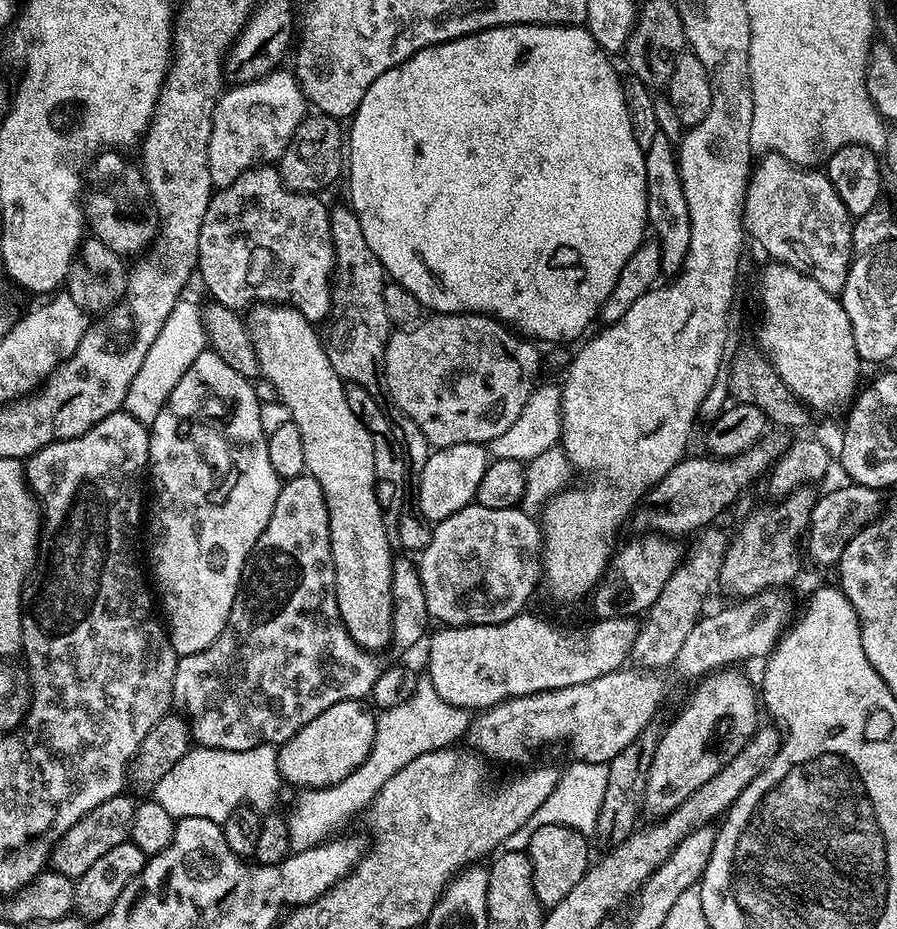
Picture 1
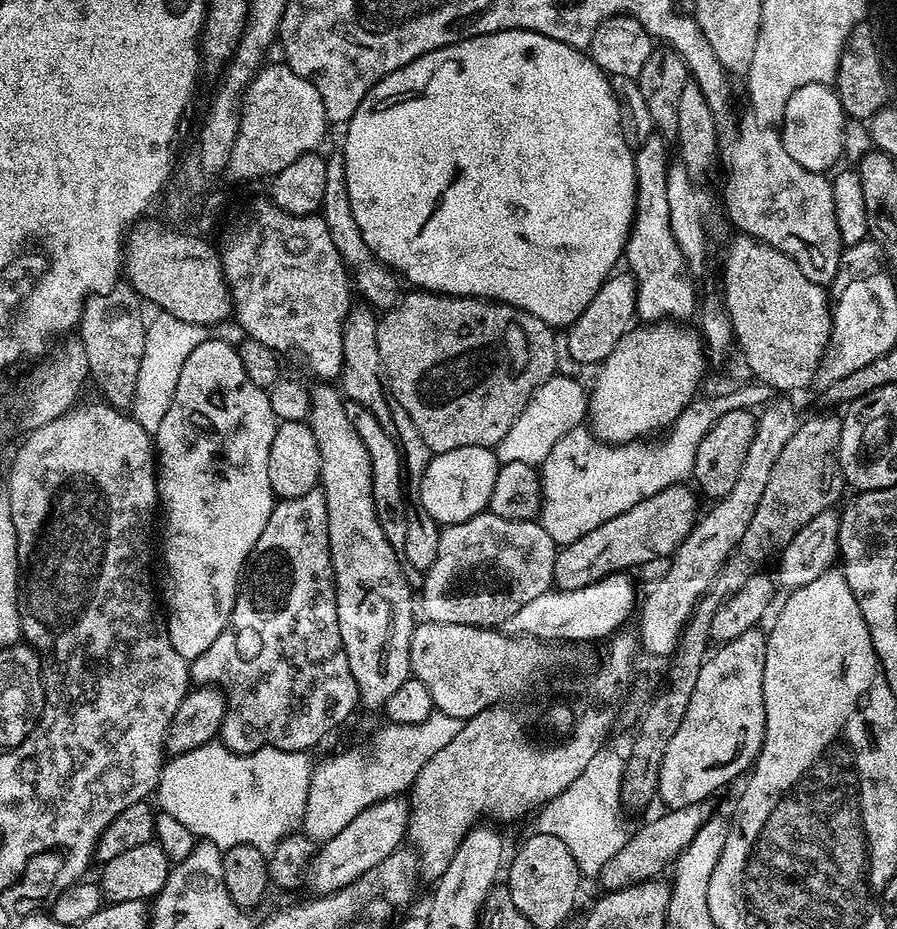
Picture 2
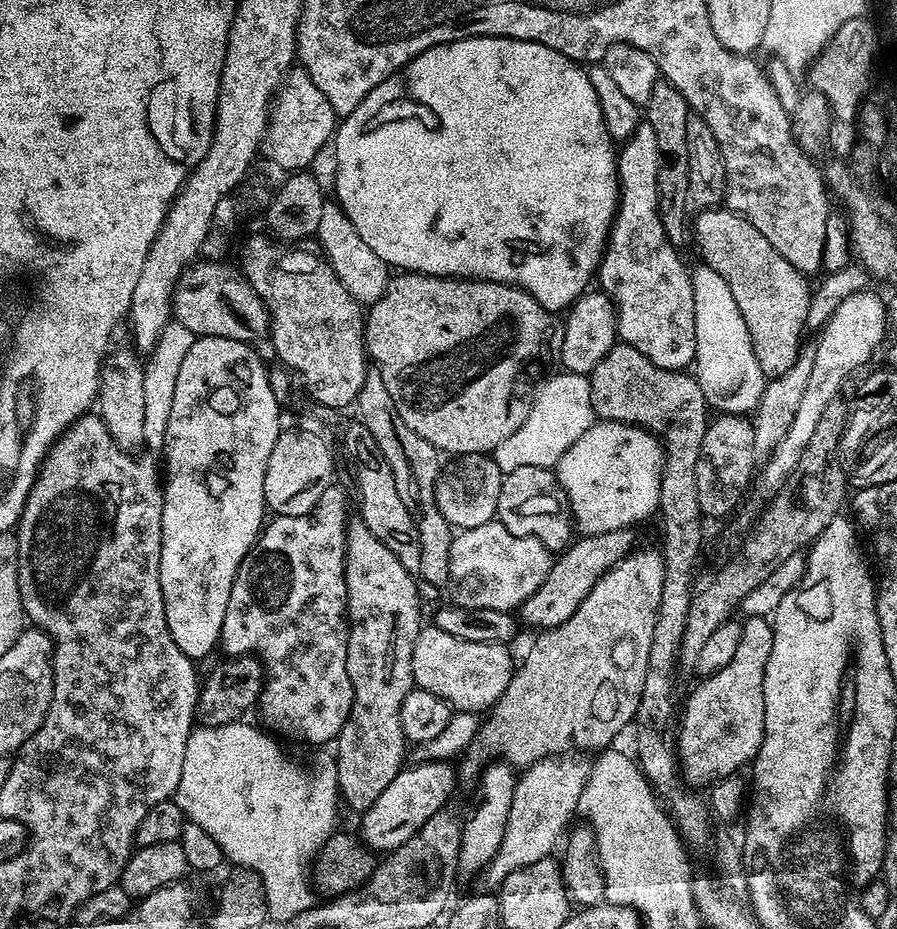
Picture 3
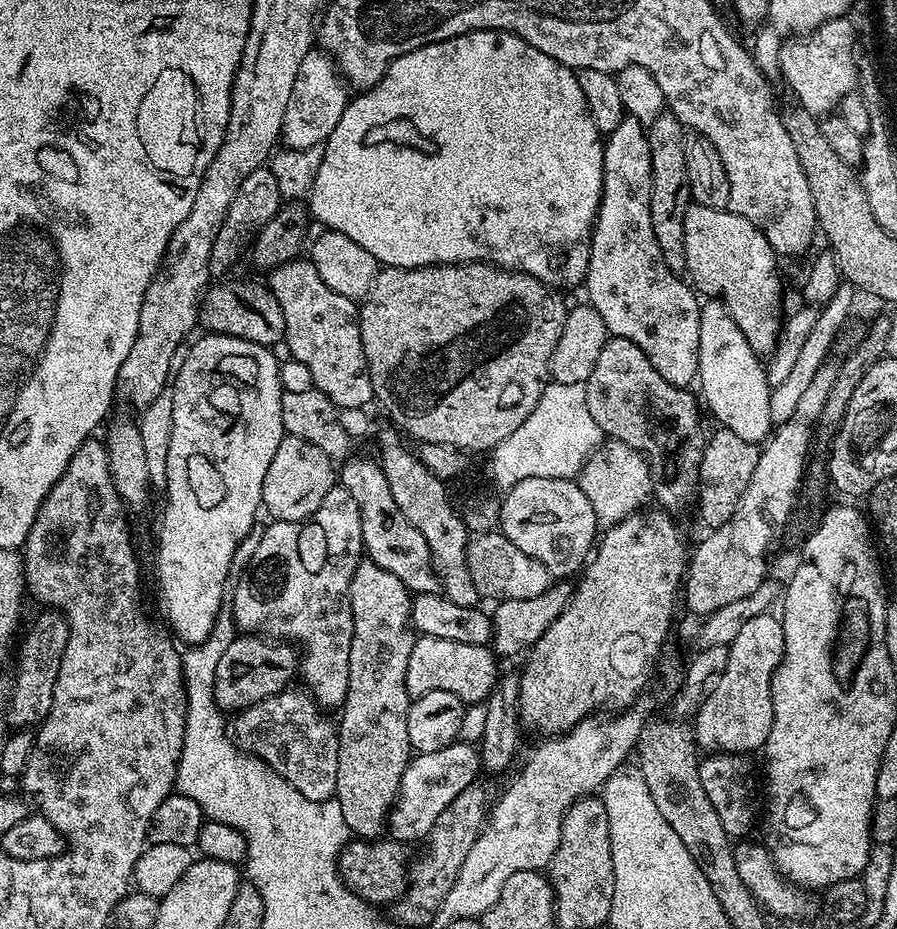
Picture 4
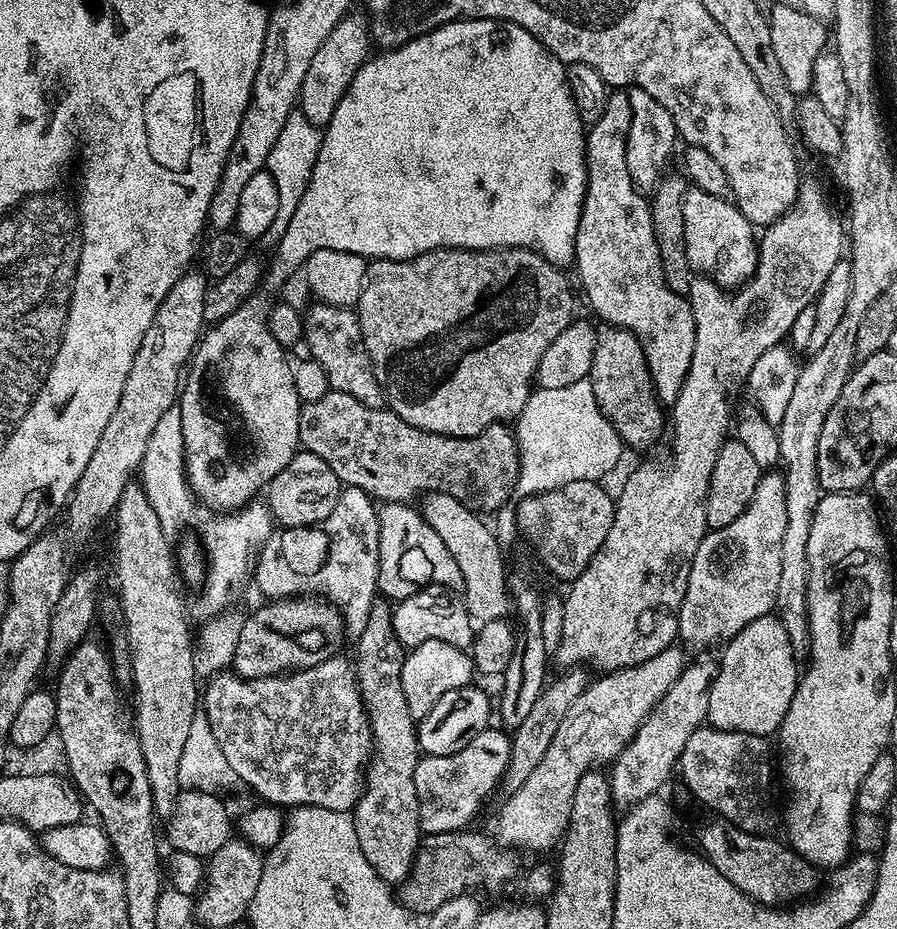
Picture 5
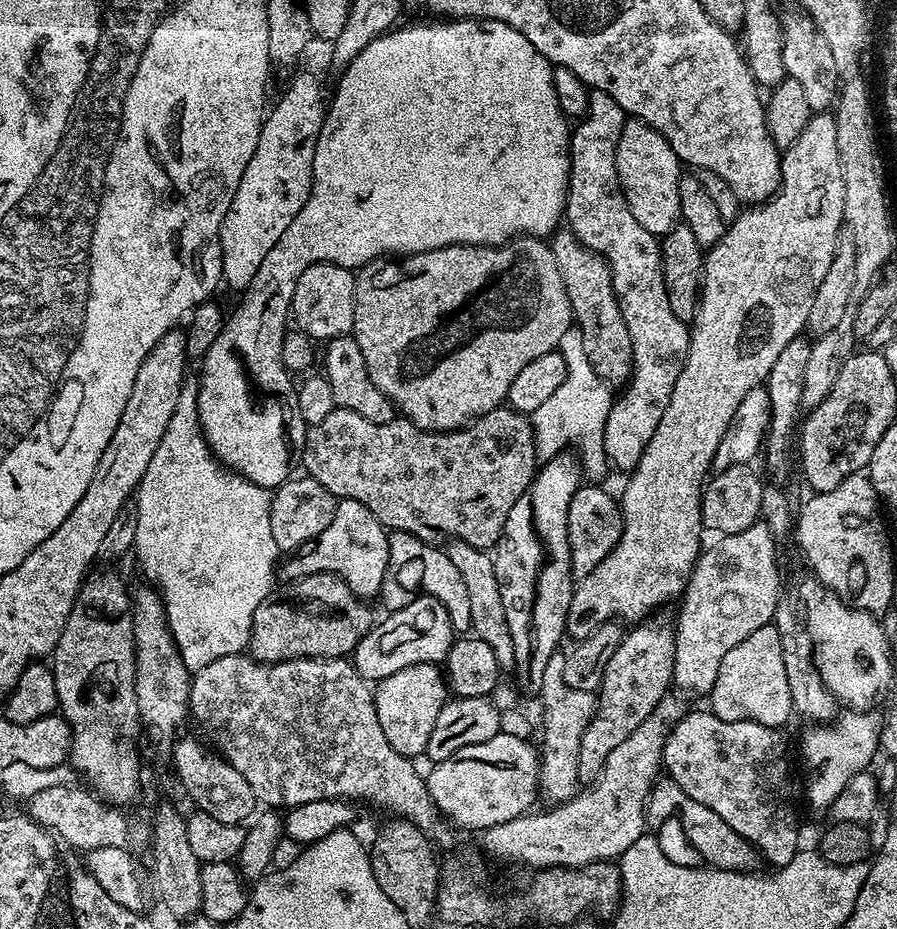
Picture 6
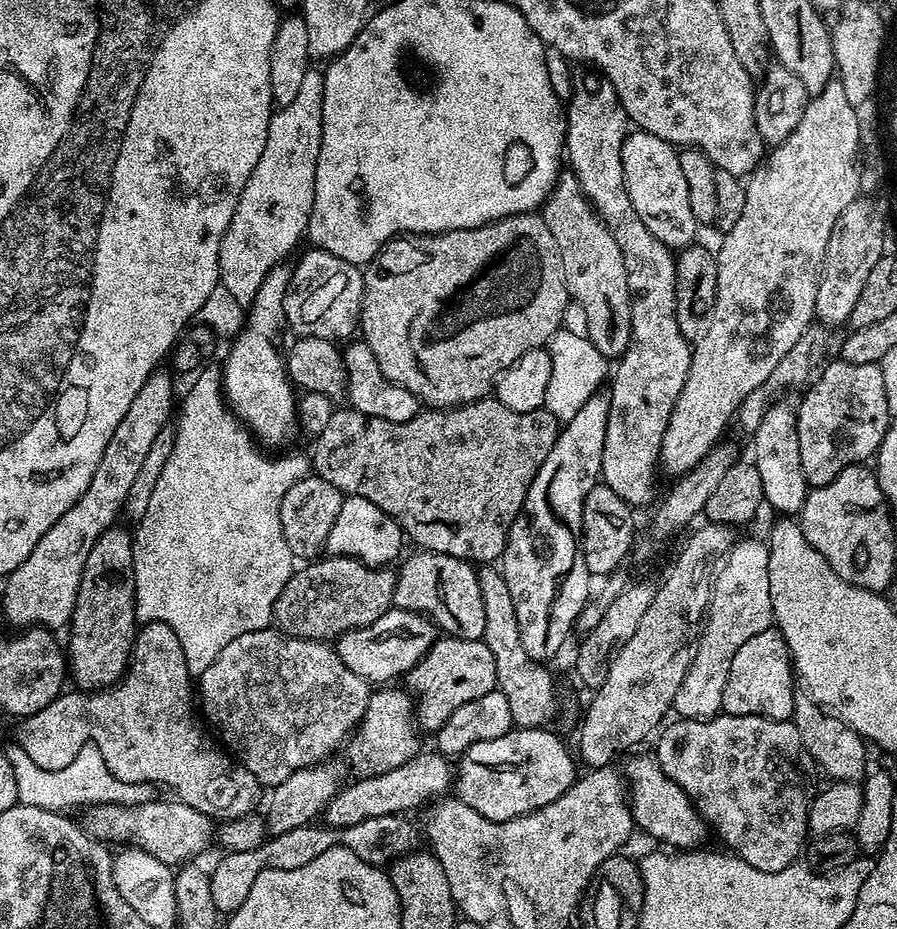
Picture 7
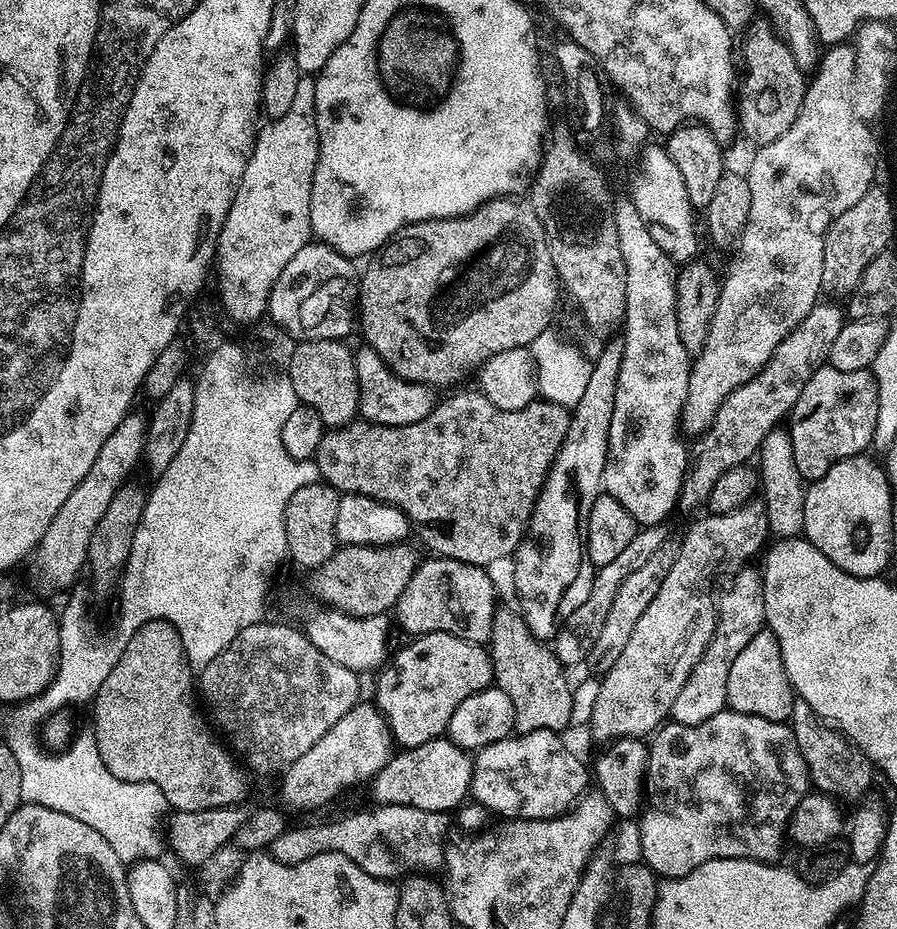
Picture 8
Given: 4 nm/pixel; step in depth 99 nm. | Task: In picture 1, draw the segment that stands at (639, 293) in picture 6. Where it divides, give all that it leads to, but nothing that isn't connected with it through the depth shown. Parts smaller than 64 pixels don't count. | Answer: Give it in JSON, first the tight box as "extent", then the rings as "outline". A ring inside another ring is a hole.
{"extent":[644,131,690,278],"outline":[[[657,131],[650,148],[644,150],[646,162],[646,202],[648,223],[654,239],[660,246],[660,270],[671,278],[684,270],[686,254],[690,250],[690,210],[686,206],[686,194],[682,190],[678,152],[664,133]]]}

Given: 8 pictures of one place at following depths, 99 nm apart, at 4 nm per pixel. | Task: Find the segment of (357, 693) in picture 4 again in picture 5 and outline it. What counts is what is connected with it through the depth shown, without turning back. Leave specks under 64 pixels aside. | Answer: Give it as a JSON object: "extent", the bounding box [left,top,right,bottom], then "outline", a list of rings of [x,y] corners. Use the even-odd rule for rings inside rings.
{"extent":[350,607,422,886],"outline":[[[373,607],[368,616],[366,626],[358,634],[360,640],[356,644],[354,665],[357,682],[360,686],[361,698],[367,707],[368,720],[371,724],[372,750],[374,759],[366,772],[362,791],[352,808],[350,815],[354,822],[354,830],[358,830],[358,846],[362,846],[362,854],[366,854],[366,862],[374,866],[376,873],[390,886],[398,886],[410,874],[416,851],[420,848],[422,829],[420,827],[420,799],[414,786],[416,767],[420,765],[422,753],[416,740],[417,725],[408,714],[406,696],[402,694],[402,666],[406,649],[392,629],[392,614],[386,607]]]}

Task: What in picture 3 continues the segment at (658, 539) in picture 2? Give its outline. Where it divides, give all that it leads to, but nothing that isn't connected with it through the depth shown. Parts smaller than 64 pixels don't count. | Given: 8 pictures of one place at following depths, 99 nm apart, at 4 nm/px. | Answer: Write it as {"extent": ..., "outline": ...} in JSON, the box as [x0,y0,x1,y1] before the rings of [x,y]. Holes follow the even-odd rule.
{"extent":[518,527,636,630],"outline":[[[631,527],[611,530],[610,533],[599,533],[596,536],[581,535],[570,544],[552,562],[552,569],[542,582],[542,586],[526,598],[518,609],[518,616],[535,630],[557,628],[566,618],[578,610],[578,606],[594,590],[594,586],[618,562],[622,562],[629,552],[633,551],[636,540],[635,531]]]}

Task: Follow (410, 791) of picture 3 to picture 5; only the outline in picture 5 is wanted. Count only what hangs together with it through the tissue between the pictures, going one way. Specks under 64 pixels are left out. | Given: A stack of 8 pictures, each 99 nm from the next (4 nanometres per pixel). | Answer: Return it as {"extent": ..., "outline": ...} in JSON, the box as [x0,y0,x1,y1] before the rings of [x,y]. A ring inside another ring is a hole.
{"extent":[414,730,512,833],"outline":[[[485,730],[475,742],[449,756],[424,756],[414,774],[420,799],[420,827],[425,833],[458,832],[469,827],[472,815],[503,781],[512,757],[512,741],[500,732]]]}

